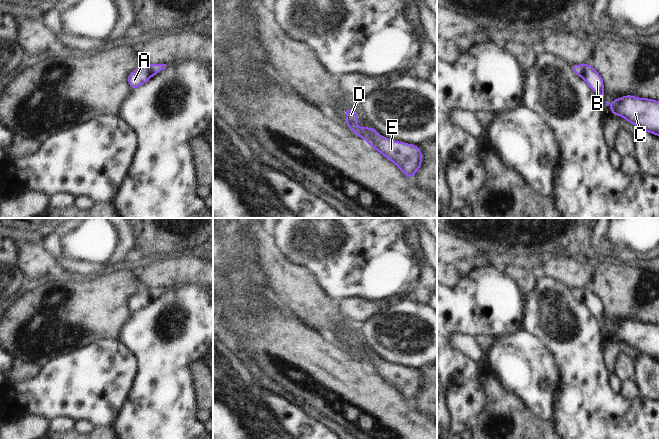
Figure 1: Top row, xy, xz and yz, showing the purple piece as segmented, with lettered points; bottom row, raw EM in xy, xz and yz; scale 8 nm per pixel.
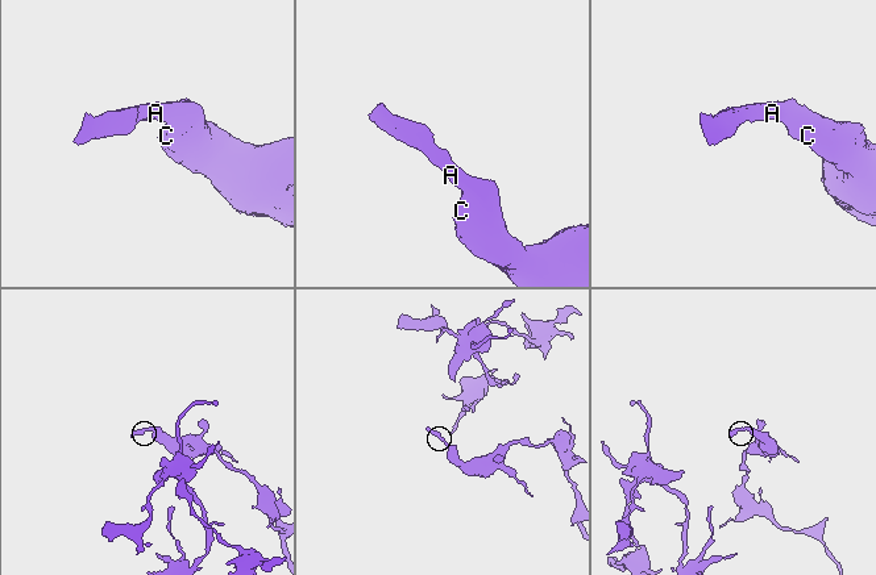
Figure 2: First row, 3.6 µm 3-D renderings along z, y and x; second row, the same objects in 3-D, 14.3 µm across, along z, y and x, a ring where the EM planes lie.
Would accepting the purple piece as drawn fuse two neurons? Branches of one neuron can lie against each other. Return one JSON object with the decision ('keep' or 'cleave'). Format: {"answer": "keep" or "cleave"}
{"answer": "keep"}

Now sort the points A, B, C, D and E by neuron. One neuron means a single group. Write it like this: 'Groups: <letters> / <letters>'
Groups: A B C D E

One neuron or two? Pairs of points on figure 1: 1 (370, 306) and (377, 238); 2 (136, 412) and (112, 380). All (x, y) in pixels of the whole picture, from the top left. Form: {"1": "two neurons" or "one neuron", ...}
{"1": "two neurons", "2": "two neurons"}

